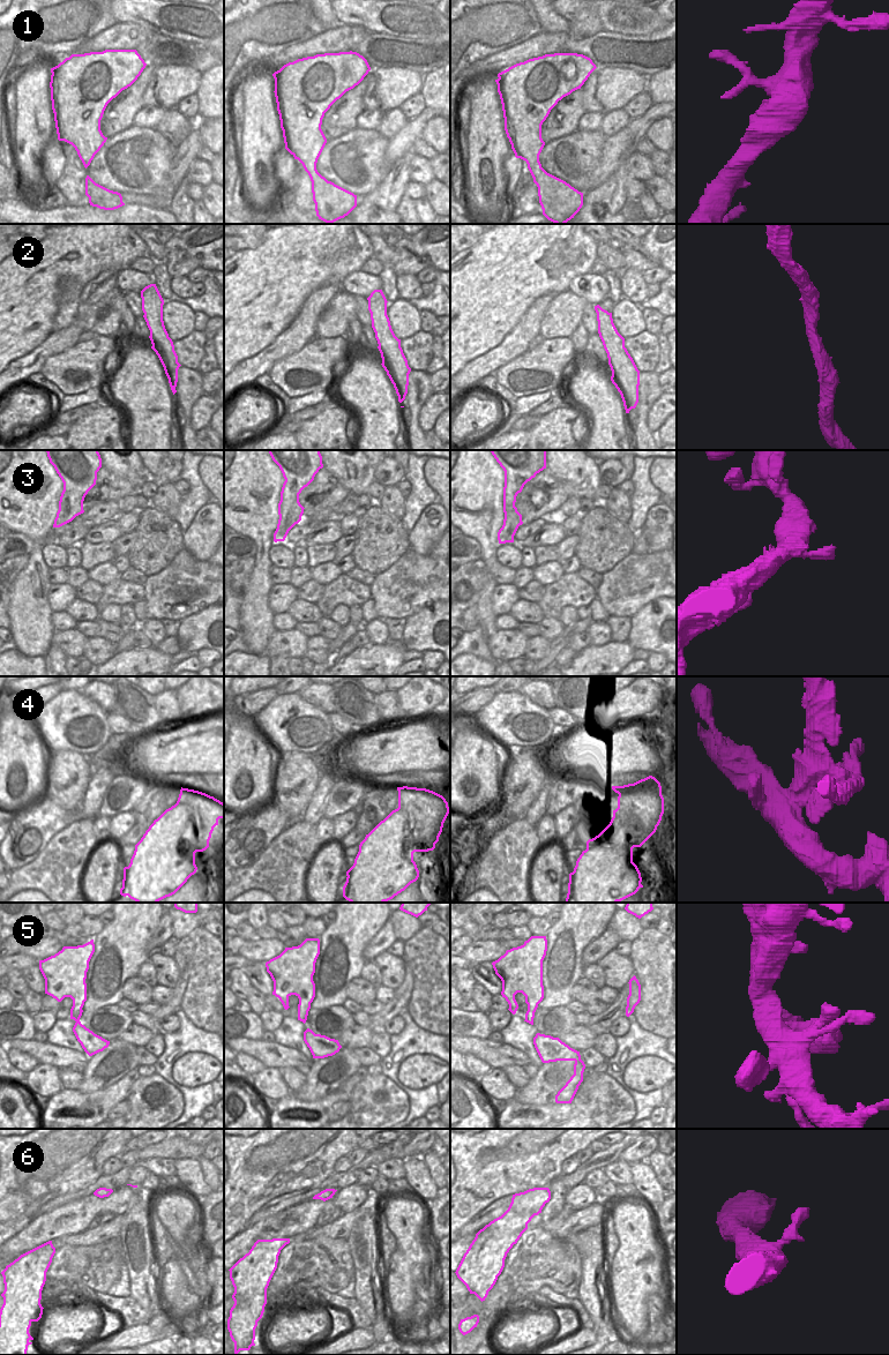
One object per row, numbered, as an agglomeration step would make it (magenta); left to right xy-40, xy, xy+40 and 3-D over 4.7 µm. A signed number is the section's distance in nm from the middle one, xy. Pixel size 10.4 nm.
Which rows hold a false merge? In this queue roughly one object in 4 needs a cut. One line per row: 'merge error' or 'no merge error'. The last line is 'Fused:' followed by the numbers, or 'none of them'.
1: no merge error
2: no merge error
3: no merge error
4: merge error
5: no merge error
6: no merge error
Fused: 4

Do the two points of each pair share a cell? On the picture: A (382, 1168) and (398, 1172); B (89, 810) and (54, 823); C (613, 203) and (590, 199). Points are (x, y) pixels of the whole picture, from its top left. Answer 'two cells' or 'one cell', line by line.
A: one cell
B: two cells
C: one cell

